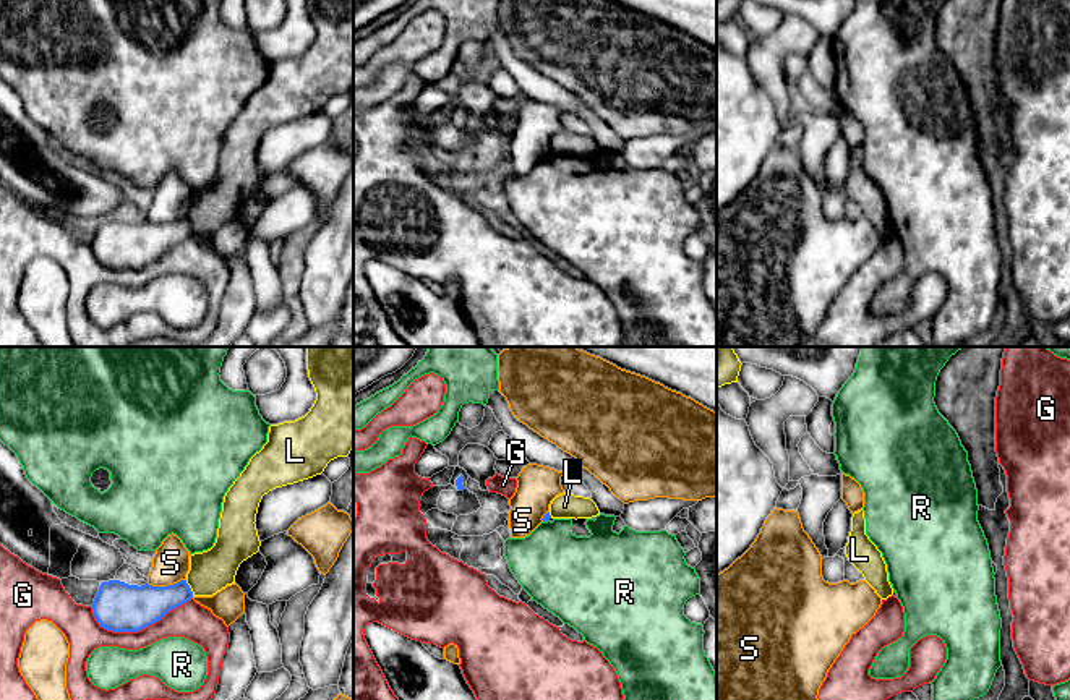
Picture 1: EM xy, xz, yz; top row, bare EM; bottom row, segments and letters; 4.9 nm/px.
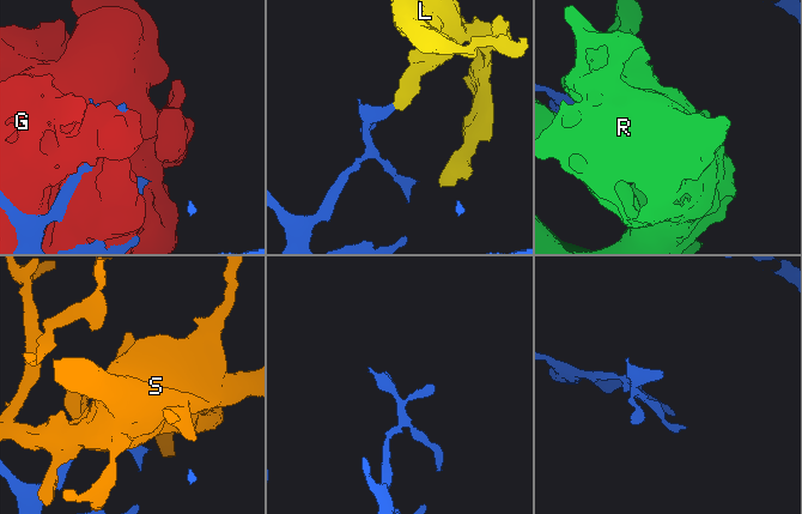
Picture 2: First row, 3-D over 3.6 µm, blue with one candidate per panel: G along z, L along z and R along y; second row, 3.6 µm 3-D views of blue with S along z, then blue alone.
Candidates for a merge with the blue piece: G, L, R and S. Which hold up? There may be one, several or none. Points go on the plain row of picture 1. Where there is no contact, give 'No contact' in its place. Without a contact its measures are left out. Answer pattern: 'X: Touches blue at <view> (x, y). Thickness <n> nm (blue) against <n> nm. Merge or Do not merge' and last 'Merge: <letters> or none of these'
G: Touches blue at xy (136, 268). Thickness 240 nm (blue) against 160 nm. Do not merge
L: Touches blue at xy (190, 226). Thickness 200 nm (blue) against 200 nm. Do not merge
R: Touches blue at xz (545, 157). Thickness 40 nm (blue) against 380 nm. Do not merge
S: Touches blue at xy (167, 222). Thickness 240 nm (blue) against 190 nm. Do not merge
Merge: none of these

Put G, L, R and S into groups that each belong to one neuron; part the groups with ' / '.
G / L / R / S

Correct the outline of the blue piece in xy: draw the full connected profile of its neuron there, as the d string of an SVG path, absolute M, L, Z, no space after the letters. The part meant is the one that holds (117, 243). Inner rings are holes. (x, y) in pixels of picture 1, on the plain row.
M109 217L101 220L91 245L101 264L112 269L138 269L191 235L193 228L186 217L167 224Z

